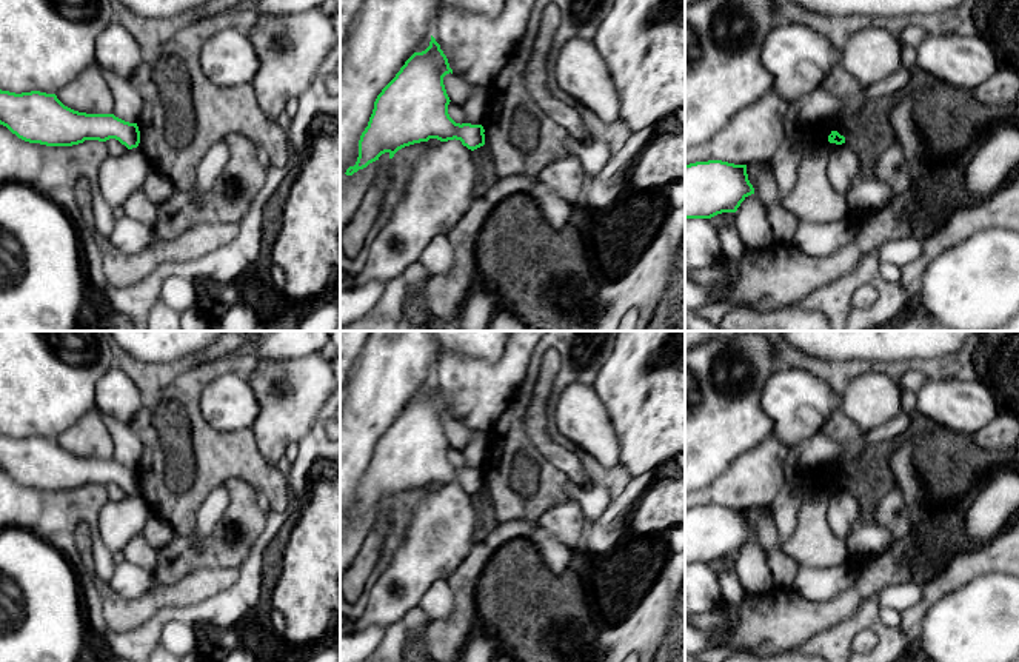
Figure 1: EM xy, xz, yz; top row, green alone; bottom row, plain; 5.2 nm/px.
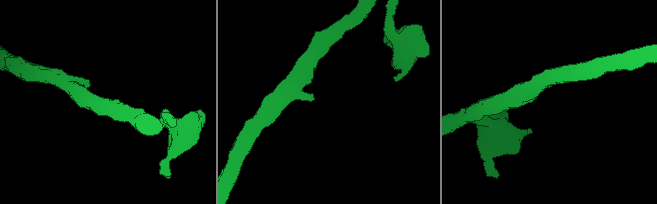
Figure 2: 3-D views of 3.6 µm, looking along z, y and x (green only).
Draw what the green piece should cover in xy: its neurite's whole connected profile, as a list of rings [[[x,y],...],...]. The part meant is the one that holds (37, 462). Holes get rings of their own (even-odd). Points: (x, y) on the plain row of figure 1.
[[[0,434],[0,470],[18,483],[46,491],[72,491],[85,485],[119,485],[128,494],[140,488],[137,468],[114,459],[86,459],[65,451],[55,439]]]

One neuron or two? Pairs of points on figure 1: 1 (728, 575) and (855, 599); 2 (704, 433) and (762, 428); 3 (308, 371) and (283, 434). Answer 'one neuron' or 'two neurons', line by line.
1: two neurons
2: one neuron
3: one neuron

